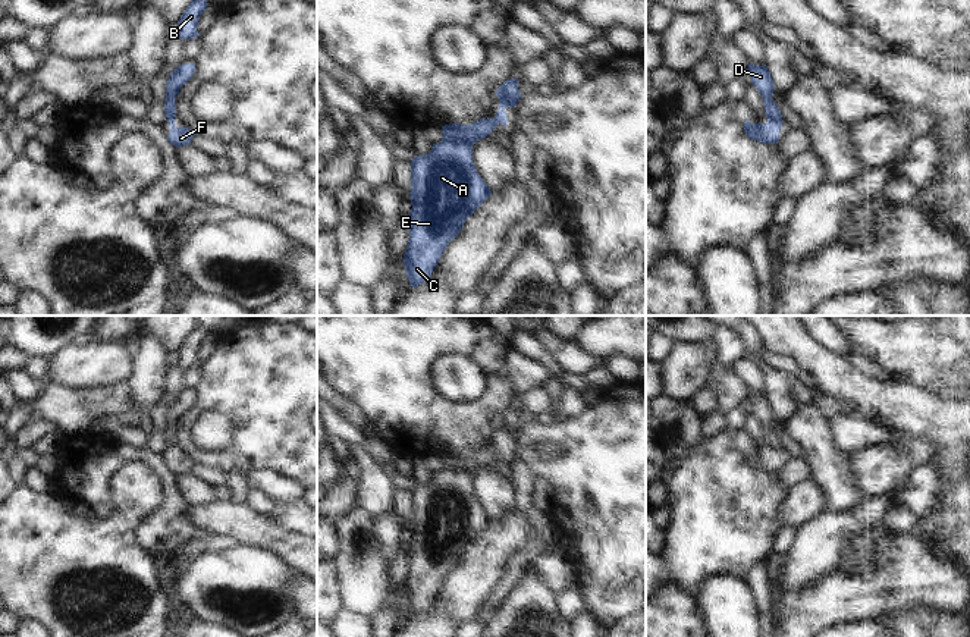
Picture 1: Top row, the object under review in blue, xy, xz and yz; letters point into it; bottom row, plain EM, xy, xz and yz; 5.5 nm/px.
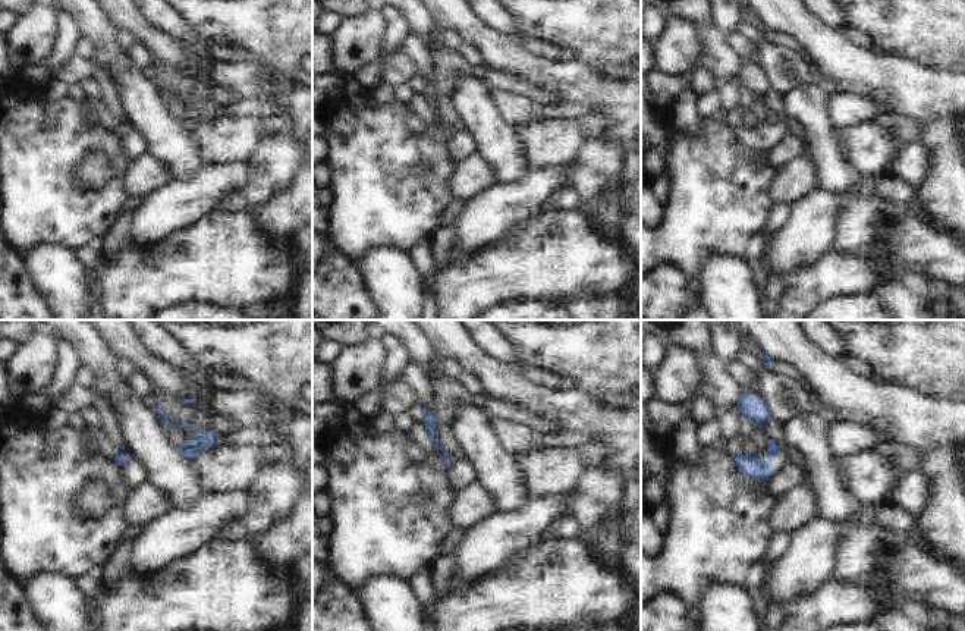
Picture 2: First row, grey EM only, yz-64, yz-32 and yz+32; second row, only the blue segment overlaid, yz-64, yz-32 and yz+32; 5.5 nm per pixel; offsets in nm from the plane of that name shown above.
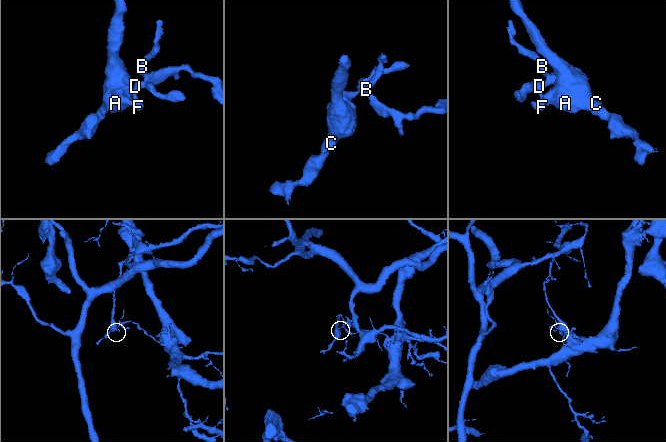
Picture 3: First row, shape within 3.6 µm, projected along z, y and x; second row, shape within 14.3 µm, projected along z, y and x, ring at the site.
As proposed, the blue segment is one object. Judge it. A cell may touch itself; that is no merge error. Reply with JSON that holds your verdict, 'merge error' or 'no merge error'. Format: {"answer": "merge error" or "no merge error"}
{"answer": "merge error"}

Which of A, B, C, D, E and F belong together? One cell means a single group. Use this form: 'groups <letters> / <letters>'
groups A C E F / B D

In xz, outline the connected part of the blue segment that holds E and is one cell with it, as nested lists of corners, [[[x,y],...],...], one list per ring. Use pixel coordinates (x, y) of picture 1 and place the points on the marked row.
[[[483,117],[471,125],[445,125],[442,141],[429,154],[415,156],[411,161],[412,208],[404,266],[412,288],[431,277],[448,244],[492,195],[477,173],[473,145],[499,123],[497,117]]]

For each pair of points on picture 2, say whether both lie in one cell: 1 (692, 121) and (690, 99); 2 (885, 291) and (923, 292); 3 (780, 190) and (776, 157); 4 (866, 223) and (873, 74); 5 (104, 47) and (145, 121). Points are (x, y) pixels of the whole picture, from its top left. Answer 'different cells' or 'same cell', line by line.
1: same cell
2: same cell
3: different cells
4: different cells
5: same cell

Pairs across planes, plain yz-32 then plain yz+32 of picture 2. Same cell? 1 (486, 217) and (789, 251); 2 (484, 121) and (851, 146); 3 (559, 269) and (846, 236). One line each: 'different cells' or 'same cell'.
1: same cell
2: different cells
3: different cells

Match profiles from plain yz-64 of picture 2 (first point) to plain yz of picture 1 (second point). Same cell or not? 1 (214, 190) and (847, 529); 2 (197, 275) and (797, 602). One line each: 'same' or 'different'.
1: same
2: same

